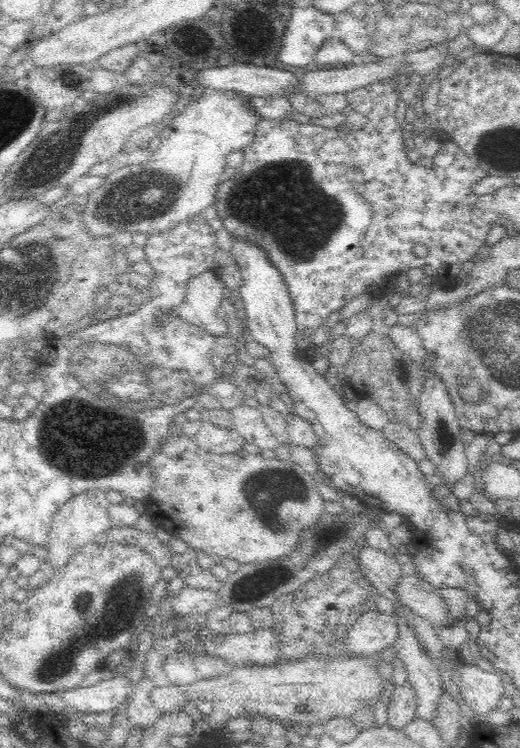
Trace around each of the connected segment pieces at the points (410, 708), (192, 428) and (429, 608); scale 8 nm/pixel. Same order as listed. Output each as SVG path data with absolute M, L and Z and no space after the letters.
M406 681L396 686L388 700L388 725L393 730L403 731L416 720L416 697L412 685Z
M202 419L194 422L187 421L181 431L186 437L192 439L198 448L217 455L238 454L246 443L236 431L203 422Z
M414 574L404 575L395 591L399 594L399 600L416 616L424 617L433 624L436 622L442 627L452 626L458 622L458 617L449 615L442 589L432 586Z

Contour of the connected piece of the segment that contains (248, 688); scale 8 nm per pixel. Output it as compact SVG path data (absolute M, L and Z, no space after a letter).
M385 651L368 656L343 652L336 656L306 655L302 659L280 661L268 666L242 664L232 667L228 674L213 679L198 680L187 686L154 688L152 700L162 702L168 698L164 708L172 708L172 704L185 706L189 701L196 704L207 700L212 704L212 711L208 715L212 730L222 730L231 719L260 716L305 731L334 717L350 720L361 708L375 706L385 696L384 683L395 685L391 676L386 679L378 672L383 662L393 663L392 657Z

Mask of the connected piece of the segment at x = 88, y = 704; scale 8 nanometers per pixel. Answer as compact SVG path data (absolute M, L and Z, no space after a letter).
M126 676L99 681L88 687L76 687L59 695L64 708L76 713L95 715L110 712L125 702L132 692Z

